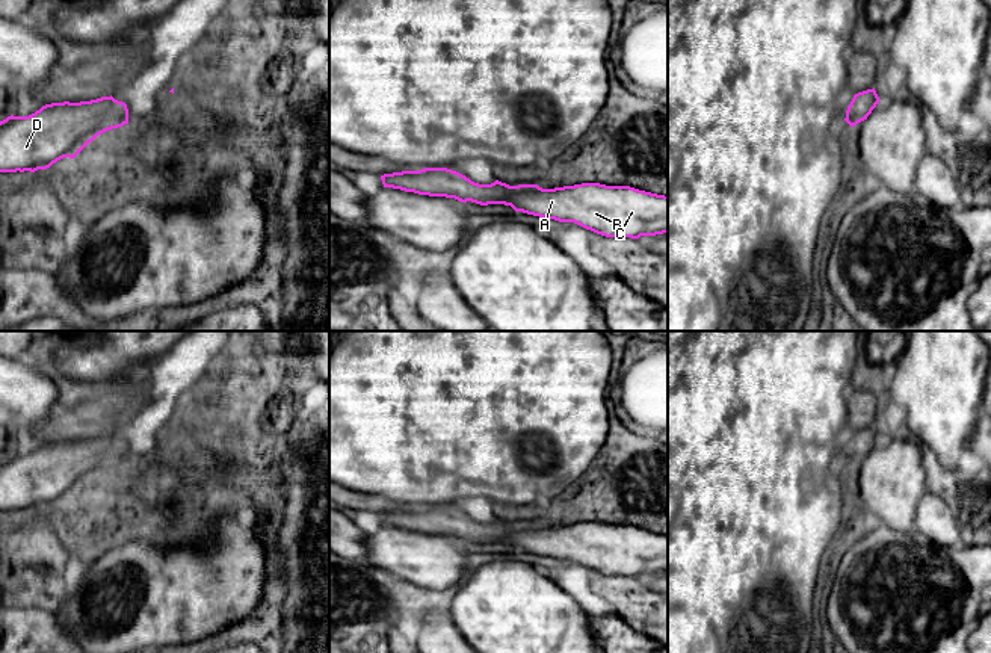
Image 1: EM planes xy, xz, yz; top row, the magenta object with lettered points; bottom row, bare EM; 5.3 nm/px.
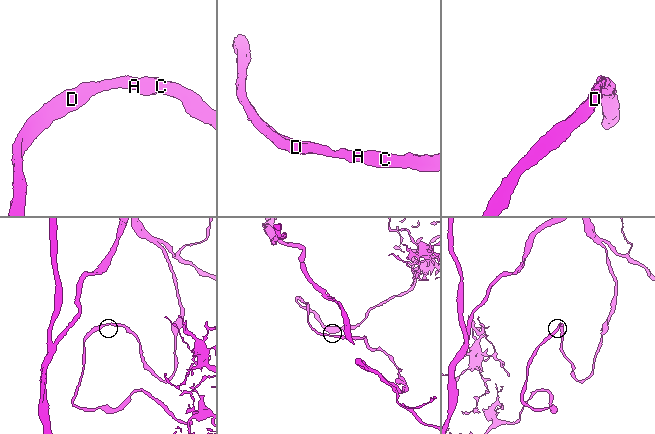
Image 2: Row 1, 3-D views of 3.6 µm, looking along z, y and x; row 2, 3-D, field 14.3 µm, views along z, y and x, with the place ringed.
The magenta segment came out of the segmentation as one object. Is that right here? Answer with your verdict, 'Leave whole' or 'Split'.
Leave whole

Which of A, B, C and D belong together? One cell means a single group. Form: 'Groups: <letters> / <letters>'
Groups: A B C D

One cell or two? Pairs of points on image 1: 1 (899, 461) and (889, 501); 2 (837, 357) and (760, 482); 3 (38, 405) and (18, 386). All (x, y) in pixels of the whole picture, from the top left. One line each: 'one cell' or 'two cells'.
1: one cell
2: one cell
3: one cell

